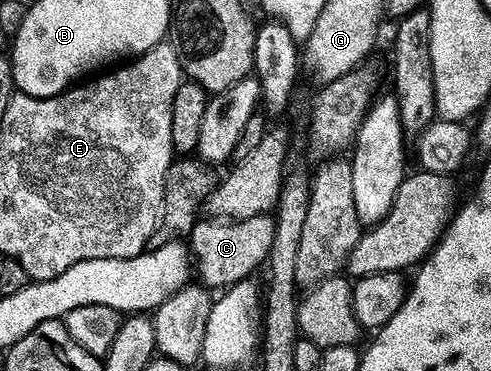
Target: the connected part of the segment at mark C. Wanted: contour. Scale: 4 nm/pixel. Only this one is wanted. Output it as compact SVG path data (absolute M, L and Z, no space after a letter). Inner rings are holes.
M268 214L242 220L204 218L194 224L188 237L188 247L196 261L199 281L210 290L225 289L249 279L260 264L267 261L275 234L275 219ZM207 220L207 221L206 221Z

